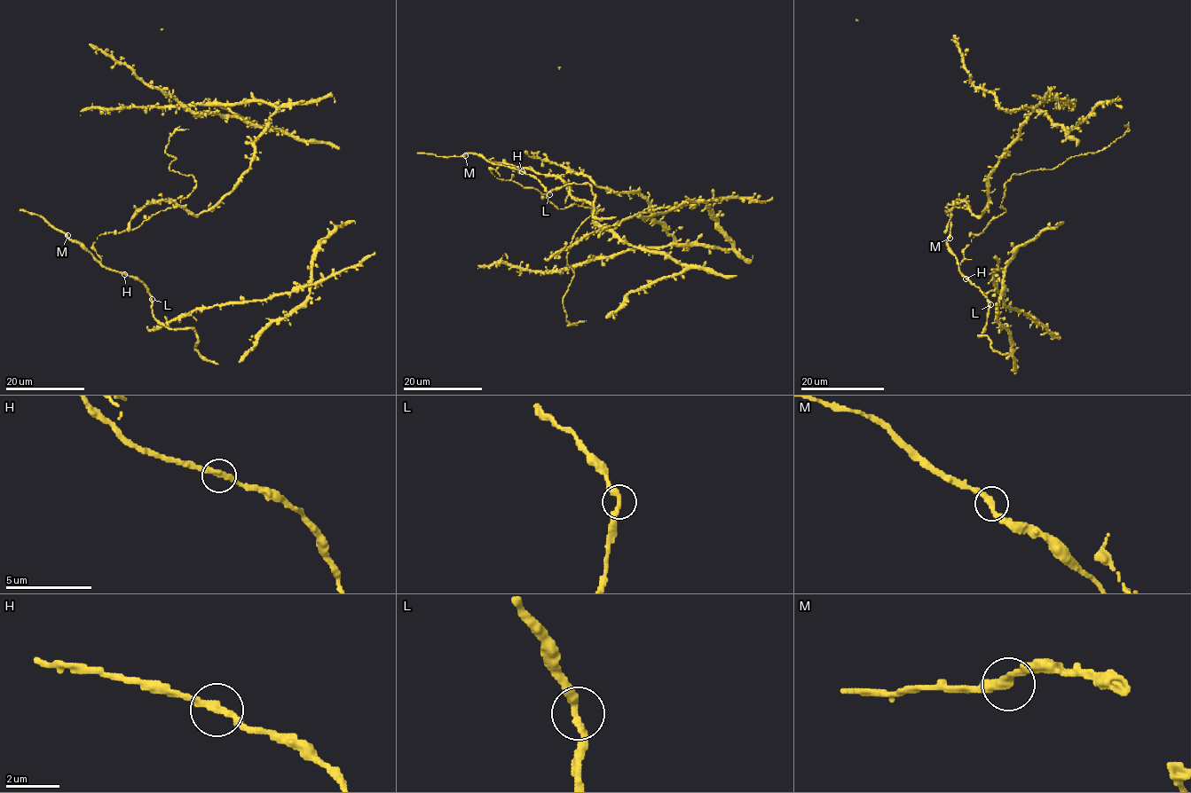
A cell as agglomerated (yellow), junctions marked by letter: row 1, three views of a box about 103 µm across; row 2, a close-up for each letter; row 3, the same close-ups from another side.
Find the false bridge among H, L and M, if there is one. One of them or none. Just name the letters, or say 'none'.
none

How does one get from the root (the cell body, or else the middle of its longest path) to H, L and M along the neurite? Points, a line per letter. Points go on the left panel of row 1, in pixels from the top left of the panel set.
H: (116, 231), (99, 235), (93, 246), (103, 266), (124, 274)
L: (116, 231), (99, 235), (93, 244), (101, 259), (100, 263), (137, 278), (152, 299)
M: (116, 231), (99, 235), (93, 244), (100, 262), (67, 235)

